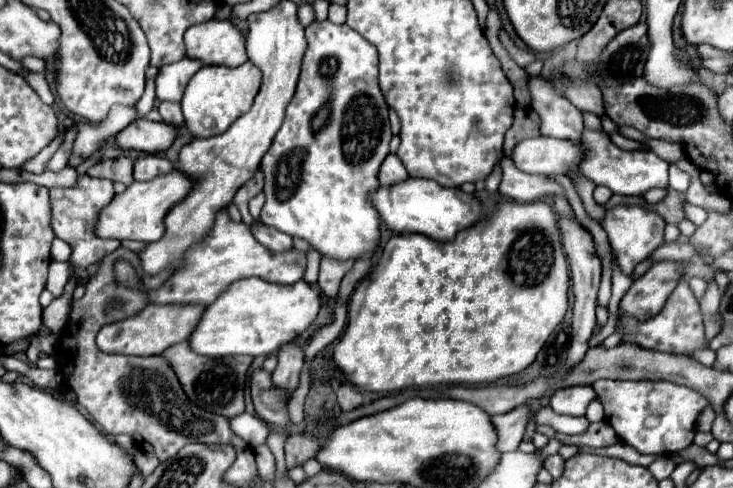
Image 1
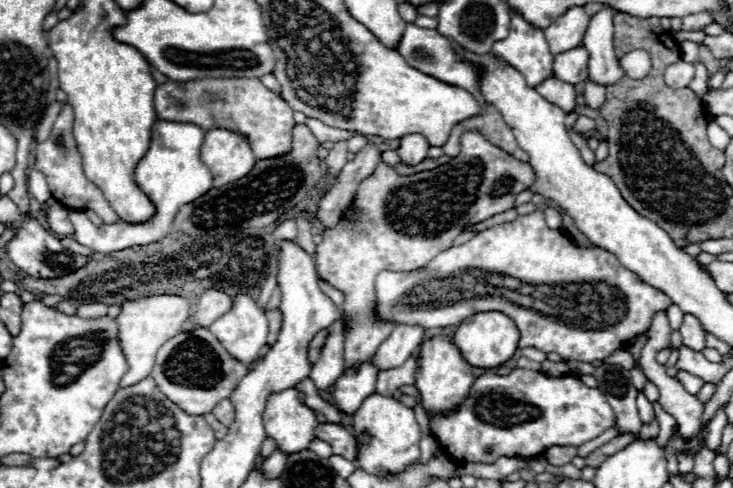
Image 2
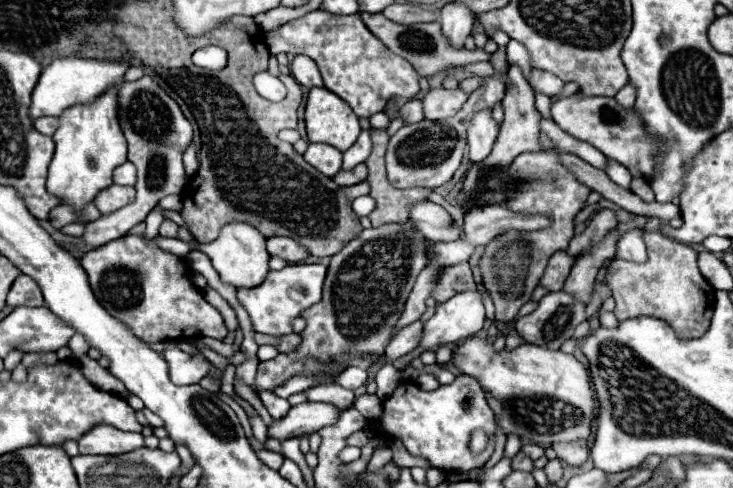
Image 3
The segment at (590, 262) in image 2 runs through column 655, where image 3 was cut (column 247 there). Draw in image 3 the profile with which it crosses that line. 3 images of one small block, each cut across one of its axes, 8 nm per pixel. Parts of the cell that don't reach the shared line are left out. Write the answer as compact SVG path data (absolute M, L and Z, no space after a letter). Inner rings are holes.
M292 264L282 270L270 270L266 280L256 288L240 288L238 302L248 312L256 332L270 336L292 334L292 320L302 314L304 308L322 300L322 284L326 278L326 266L322 264Z

